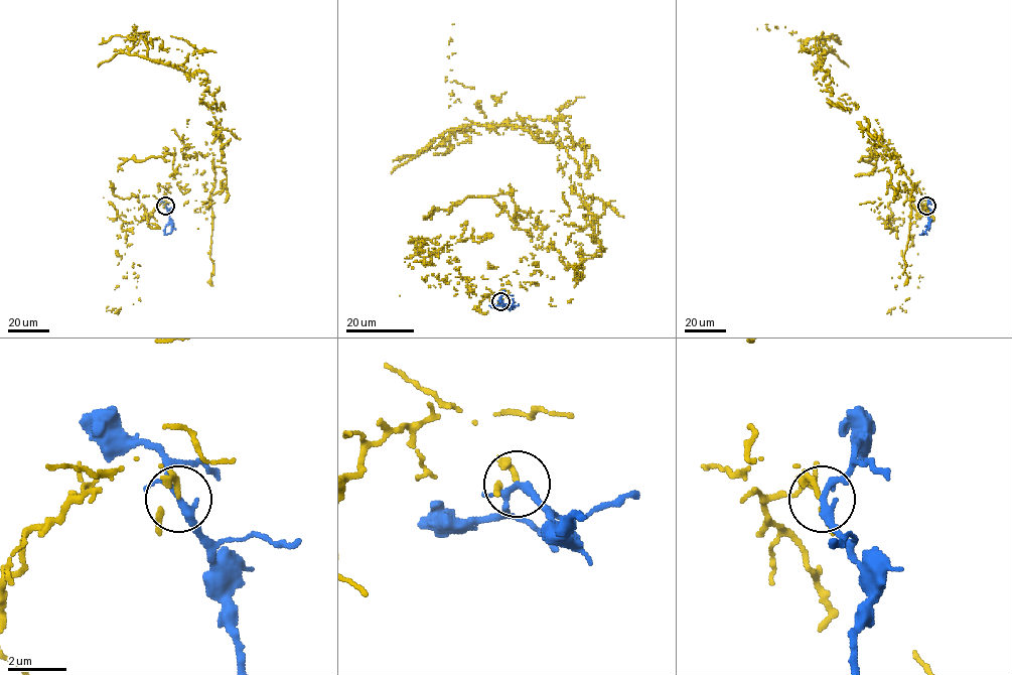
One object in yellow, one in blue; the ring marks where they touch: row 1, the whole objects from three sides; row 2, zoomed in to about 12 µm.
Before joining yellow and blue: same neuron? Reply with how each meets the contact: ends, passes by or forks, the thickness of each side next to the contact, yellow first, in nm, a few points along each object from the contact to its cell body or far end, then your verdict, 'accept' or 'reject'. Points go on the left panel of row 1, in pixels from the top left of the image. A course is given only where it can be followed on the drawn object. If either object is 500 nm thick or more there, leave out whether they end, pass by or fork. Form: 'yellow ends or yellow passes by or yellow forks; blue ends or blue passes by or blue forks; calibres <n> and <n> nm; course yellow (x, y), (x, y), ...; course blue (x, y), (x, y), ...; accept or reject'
yellow passes by; blue forks; calibres 140 and 200 nm; course yellow (165, 206), (184, 158), (219, 136), (219, 109), (206, 74), (149, 59), (156, 39), (136, 29); course blue (165, 206), (170, 222), (164, 233), (172, 230); accept

